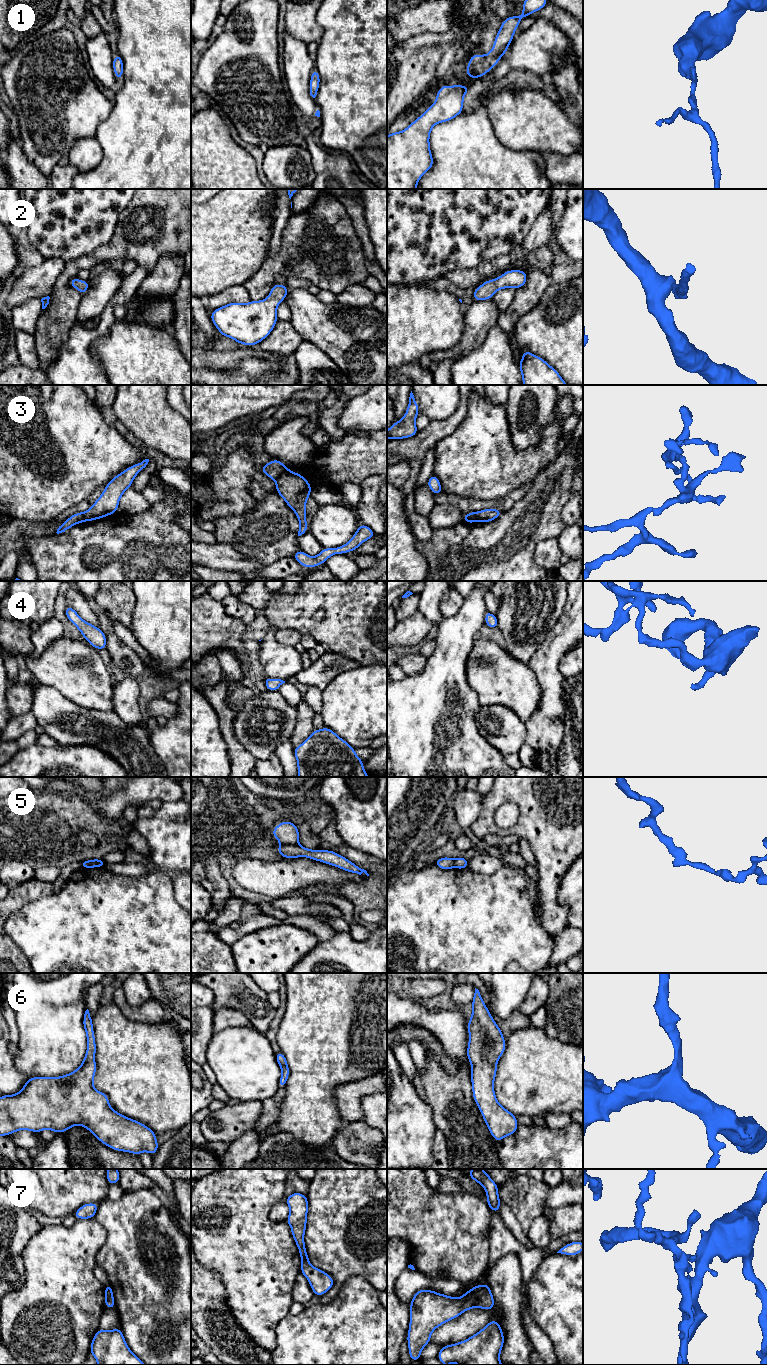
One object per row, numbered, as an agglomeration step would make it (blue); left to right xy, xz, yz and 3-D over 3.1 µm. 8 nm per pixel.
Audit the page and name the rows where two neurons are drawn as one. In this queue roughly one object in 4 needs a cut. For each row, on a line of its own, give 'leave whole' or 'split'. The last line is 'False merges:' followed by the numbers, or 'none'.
1: leave whole
2: leave whole
3: split
4: leave whole
5: split
6: leave whole
7: split
False merges: 3, 5, 7

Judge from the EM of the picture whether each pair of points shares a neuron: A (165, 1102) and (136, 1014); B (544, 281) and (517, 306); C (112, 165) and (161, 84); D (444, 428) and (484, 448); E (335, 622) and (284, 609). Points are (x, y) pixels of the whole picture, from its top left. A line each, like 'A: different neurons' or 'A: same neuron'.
A: different neurons
B: same neuron
C: same neuron
D: different neurons
E: same neuron

